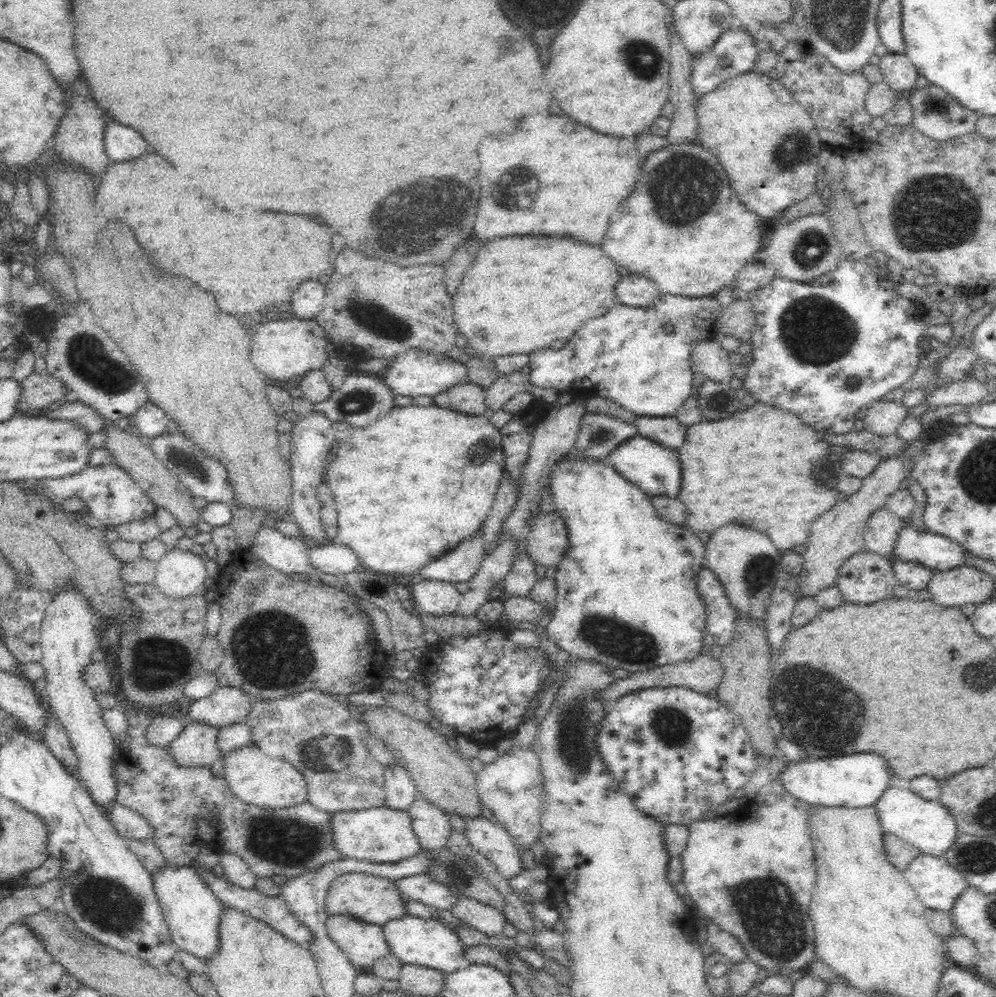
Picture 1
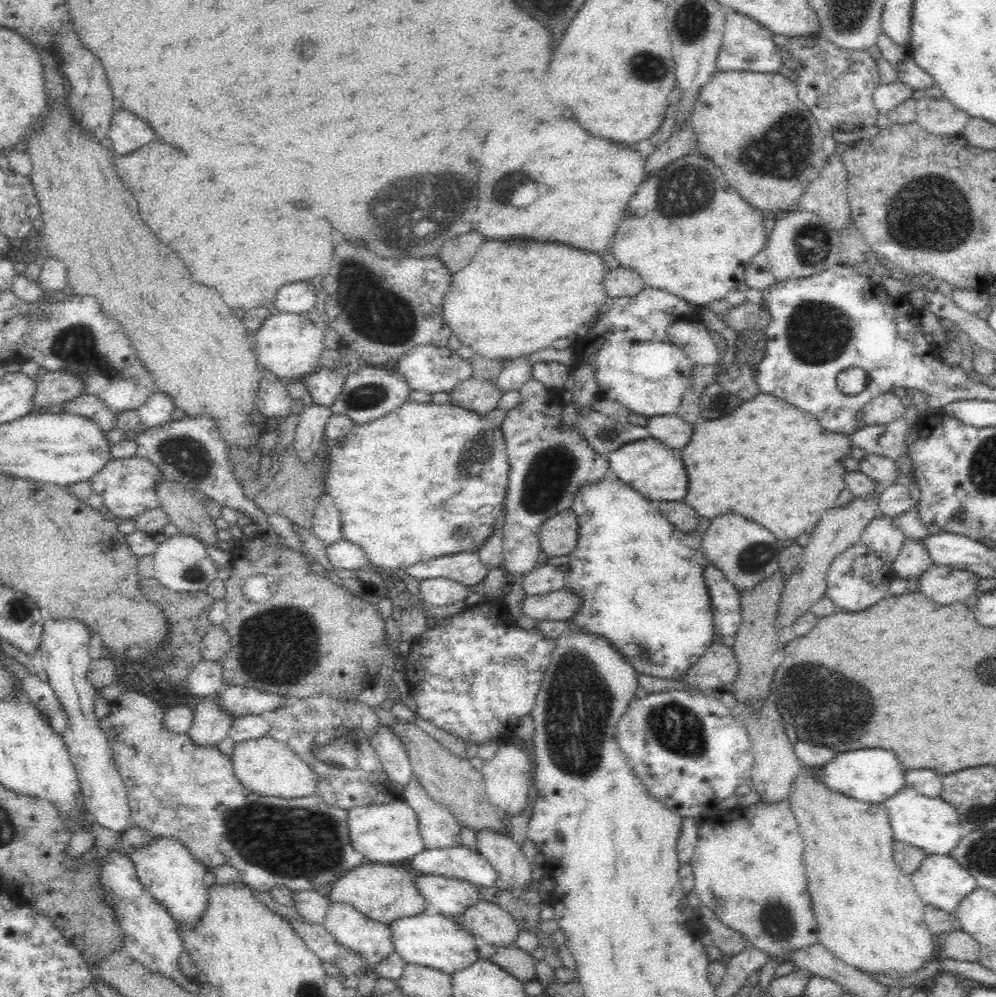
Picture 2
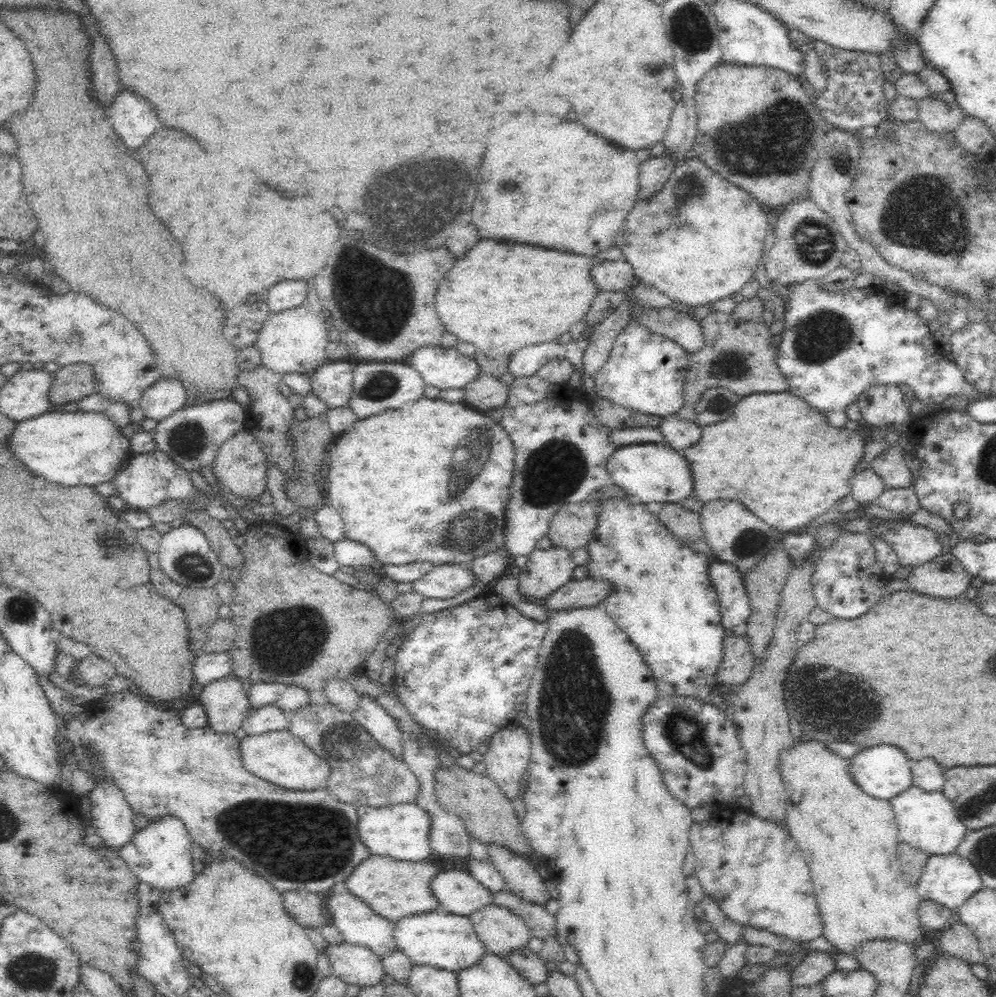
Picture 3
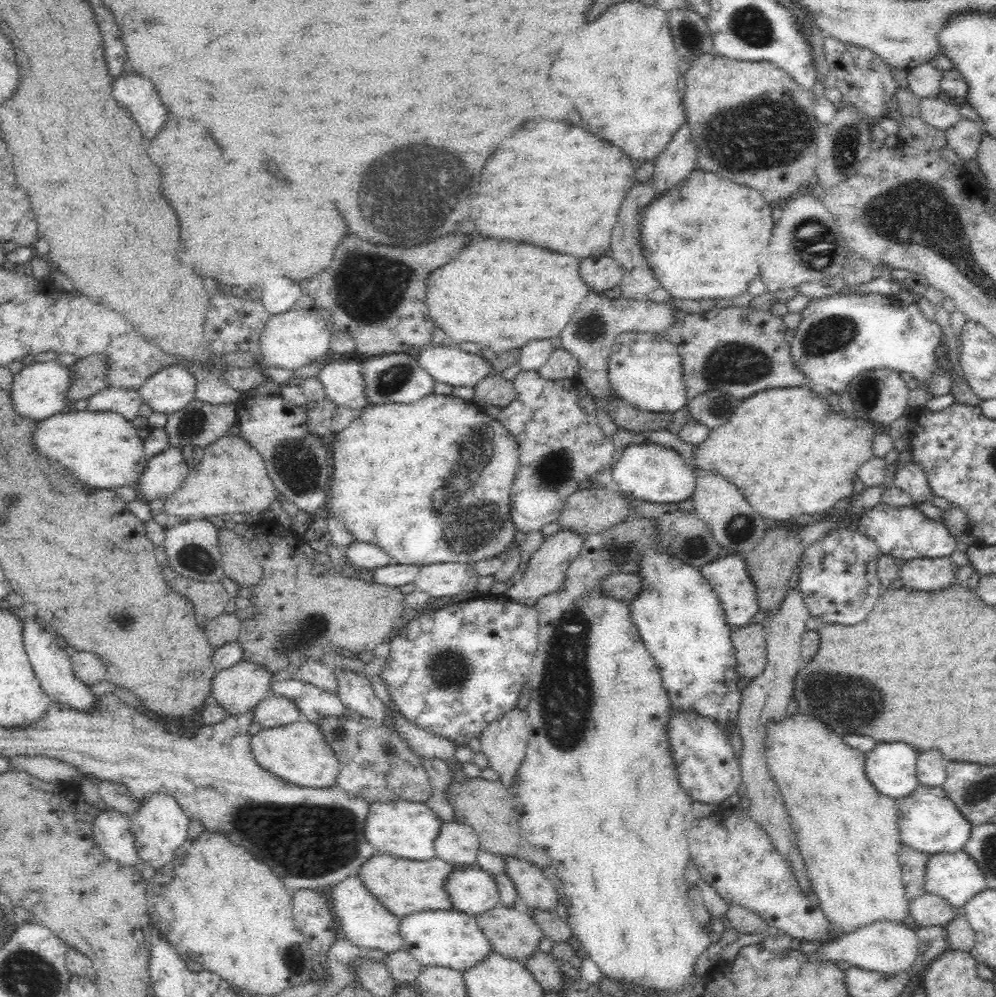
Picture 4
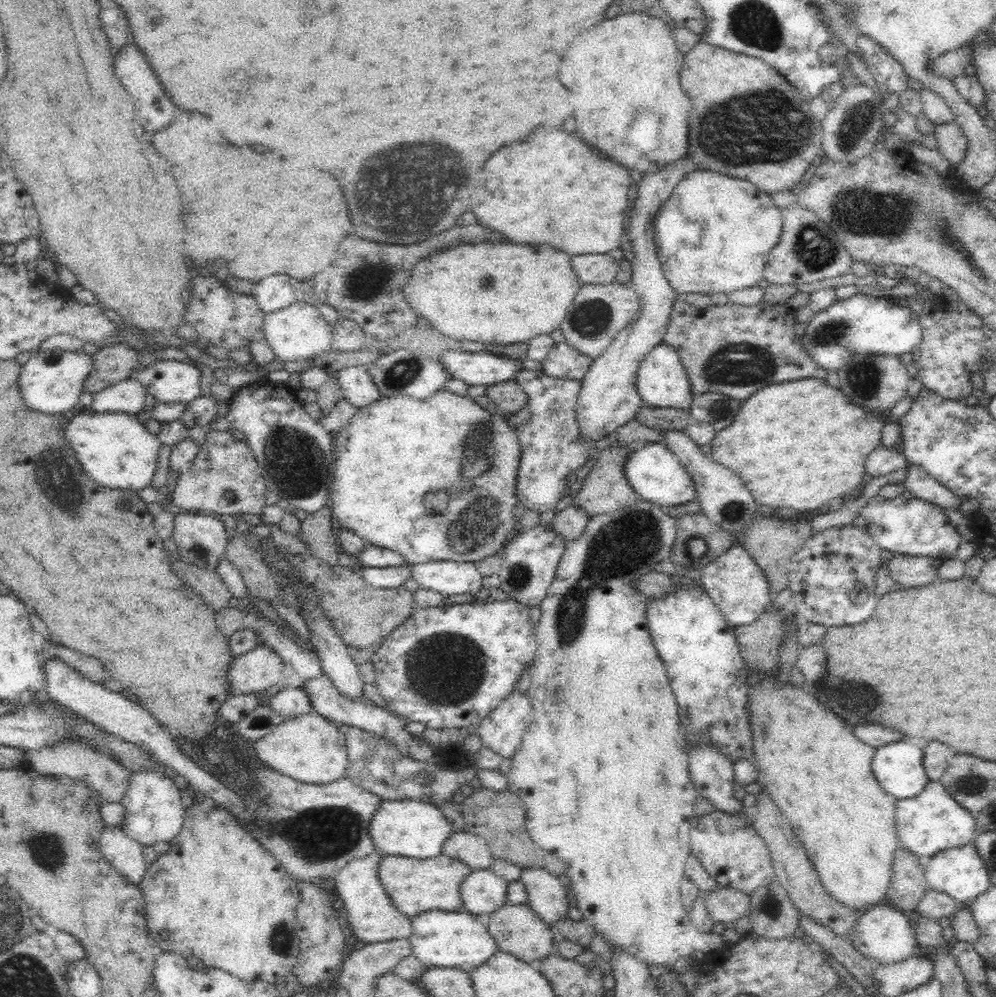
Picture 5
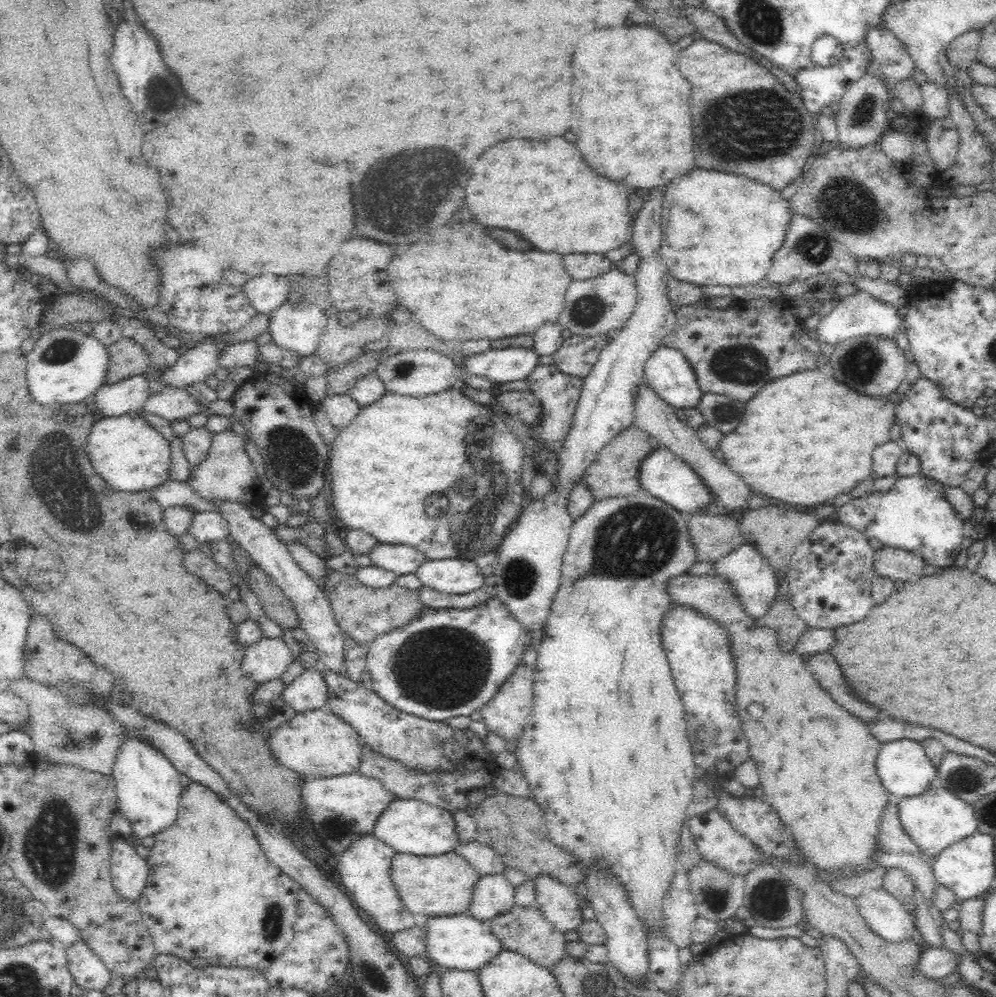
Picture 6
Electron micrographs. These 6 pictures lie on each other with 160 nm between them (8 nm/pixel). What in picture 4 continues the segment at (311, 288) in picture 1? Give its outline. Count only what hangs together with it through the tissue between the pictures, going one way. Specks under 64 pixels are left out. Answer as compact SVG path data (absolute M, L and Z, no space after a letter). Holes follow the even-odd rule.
M273 277L265 282L266 286L259 286L263 305L271 315L290 310L298 300L306 297L303 284L299 284L286 277Z

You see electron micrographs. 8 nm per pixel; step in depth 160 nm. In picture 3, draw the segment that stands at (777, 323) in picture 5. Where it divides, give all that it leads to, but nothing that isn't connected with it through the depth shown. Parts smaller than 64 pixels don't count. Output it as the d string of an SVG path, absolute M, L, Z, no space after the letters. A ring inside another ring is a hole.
M712 311L699 322L704 335L704 346L687 356L686 382L684 387L684 406L674 414L682 420L697 422L695 406L701 394L712 387L722 387L734 395L743 397L756 393L782 392L786 390L786 377L778 371L776 347L770 344L772 334L763 322L742 322L732 313Z

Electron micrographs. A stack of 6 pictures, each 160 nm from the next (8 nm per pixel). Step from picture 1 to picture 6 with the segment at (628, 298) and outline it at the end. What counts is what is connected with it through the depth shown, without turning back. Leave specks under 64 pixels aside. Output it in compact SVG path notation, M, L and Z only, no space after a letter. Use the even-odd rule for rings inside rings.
M571 253L563 258L566 270L573 280L588 280L600 276L614 266L604 255Z

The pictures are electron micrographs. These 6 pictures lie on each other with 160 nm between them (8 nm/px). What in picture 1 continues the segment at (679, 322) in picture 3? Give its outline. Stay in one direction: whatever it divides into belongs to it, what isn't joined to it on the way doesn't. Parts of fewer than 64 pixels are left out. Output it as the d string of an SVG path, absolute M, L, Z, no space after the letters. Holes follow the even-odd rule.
M716 339L696 343L691 352L691 370L715 383L728 383L732 377L729 352L720 347Z

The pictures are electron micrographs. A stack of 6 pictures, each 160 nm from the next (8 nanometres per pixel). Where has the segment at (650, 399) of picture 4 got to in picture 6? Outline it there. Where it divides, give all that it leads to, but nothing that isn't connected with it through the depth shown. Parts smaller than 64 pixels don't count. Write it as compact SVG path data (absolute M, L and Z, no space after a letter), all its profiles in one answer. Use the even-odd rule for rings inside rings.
M661 345L646 362L643 382L671 407L694 408L703 394L694 374L682 352Z

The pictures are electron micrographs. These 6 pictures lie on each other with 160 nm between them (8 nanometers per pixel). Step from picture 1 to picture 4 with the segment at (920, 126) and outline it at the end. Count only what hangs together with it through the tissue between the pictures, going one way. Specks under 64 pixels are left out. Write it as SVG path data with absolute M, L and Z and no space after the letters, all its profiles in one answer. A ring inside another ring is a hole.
M937 96L921 98L917 115L927 125L941 131L952 128L961 119L958 106L944 102Z

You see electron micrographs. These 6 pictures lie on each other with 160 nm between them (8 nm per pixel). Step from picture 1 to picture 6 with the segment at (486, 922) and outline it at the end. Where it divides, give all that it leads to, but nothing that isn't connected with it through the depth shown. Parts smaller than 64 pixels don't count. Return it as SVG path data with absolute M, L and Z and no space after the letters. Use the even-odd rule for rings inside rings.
M514 905L510 910L495 916L491 921L491 931L500 939L503 949L510 949L526 957L534 964L551 968L567 956L564 946L566 940L563 933L554 928L546 917L534 906Z

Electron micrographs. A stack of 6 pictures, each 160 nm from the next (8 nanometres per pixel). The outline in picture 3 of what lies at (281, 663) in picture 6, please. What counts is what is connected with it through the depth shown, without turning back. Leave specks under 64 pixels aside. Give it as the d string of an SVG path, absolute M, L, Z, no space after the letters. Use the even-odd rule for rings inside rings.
M230 673L220 680L207 684L200 694L200 705L207 715L207 726L215 734L233 734L241 728L242 722L251 710L246 699L246 687L248 683L240 682L236 675Z

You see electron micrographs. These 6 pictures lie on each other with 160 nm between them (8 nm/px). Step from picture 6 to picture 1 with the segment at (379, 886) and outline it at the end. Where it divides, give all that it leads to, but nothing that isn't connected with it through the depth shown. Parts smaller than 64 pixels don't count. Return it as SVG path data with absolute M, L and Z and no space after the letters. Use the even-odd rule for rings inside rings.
M348 915L329 916L327 933L355 967L370 968L389 952L381 925L359 921Z

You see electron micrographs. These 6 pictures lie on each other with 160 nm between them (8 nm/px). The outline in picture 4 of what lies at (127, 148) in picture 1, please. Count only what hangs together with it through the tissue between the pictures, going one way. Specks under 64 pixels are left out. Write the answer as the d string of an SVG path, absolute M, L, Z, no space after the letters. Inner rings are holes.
M128 74L118 78L112 98L130 112L144 138L154 138L166 122L168 110L162 106L154 84L142 76Z

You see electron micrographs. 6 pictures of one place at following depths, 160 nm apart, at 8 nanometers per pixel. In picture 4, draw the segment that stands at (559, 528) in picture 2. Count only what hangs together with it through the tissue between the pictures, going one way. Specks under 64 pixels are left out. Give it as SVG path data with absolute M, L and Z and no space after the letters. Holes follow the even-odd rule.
M610 486L577 490L570 494L557 518L562 531L572 531L586 538L589 534L598 534L612 525L632 515L632 509L622 495L618 495Z

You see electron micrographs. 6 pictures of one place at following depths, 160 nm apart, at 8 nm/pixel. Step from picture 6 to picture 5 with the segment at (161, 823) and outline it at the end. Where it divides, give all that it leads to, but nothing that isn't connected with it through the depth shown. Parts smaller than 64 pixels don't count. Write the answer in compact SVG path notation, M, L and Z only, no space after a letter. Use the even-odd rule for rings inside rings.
M138 772L131 774L128 794L121 800L125 808L122 830L143 848L158 843L168 844L182 830L185 810L182 807L181 791L174 782L160 772Z

